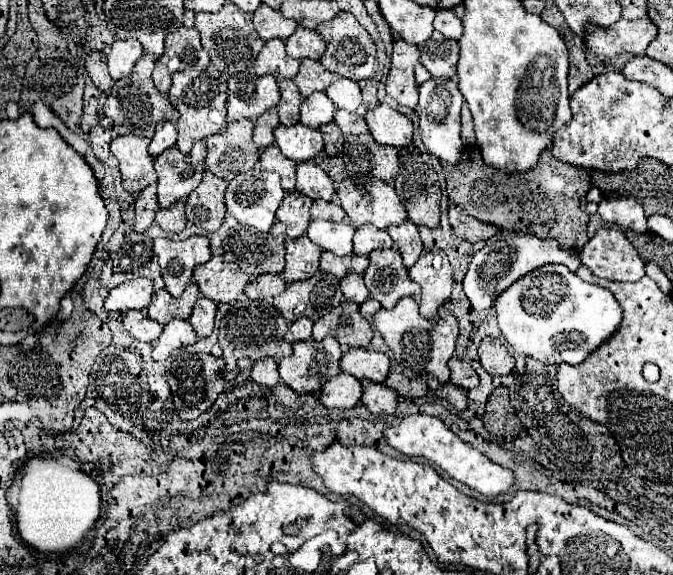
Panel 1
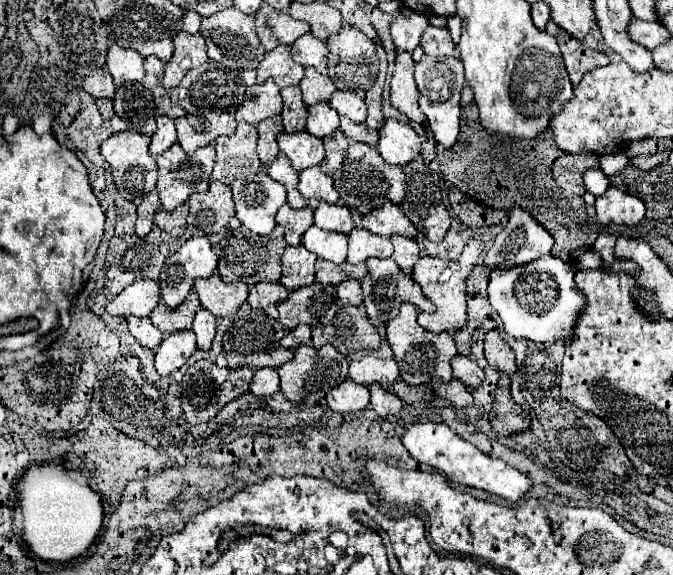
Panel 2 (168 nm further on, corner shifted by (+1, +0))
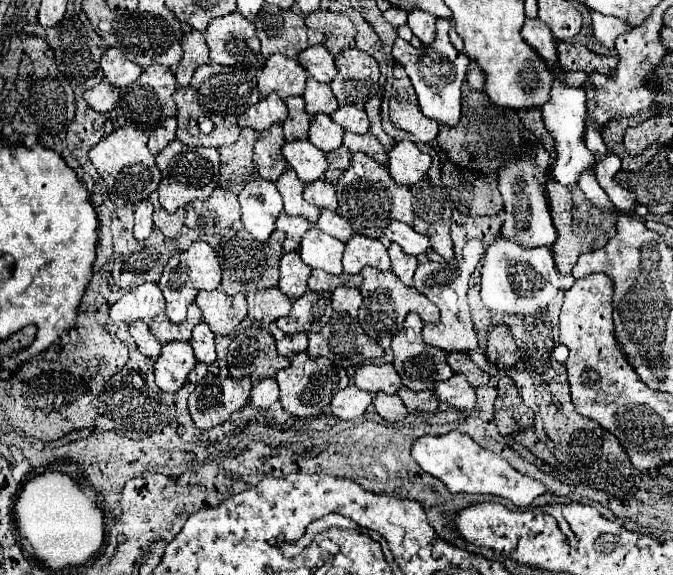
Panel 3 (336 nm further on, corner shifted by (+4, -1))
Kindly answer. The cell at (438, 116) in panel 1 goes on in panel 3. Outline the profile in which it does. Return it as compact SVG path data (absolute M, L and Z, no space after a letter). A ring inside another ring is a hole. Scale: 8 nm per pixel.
M437 19L437 39L429 47L415 49L405 39L397 39L393 45L393 57L401 63L413 83L413 89L419 99L419 107L425 117L435 119L439 125L455 127L461 119L461 85L469 67L469 57L455 51L449 43L449 19Z

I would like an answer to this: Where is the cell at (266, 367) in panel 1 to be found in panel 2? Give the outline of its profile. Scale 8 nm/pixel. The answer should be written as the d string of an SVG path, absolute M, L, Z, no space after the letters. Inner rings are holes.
M260 368L254 372L254 378L250 382L250 392L254 396L272 396L280 390L278 372L274 368Z

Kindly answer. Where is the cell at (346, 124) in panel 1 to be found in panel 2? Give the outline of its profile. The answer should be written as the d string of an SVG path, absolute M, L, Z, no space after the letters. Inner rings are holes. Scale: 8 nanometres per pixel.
M340 118L340 130L352 142L366 142L366 144L376 144L378 142L376 130L368 128L366 124L356 124L356 122L348 120L348 118Z

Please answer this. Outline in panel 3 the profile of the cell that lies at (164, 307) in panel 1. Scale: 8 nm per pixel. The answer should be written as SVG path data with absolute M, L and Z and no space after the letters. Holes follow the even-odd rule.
M191 303L189 309L187 309L187 319L183 323L173 323L167 319L167 315L157 315L149 327L153 331L153 335L163 341L163 343L169 343L169 341L189 341L191 339L191 331L193 327L201 321L201 311L197 307L197 303Z

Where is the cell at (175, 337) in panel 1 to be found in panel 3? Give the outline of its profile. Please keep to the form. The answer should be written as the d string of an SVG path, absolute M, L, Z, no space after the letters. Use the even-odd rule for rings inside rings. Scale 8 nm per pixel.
M169 341L163 345L163 351L155 361L157 385L167 393L179 391L195 363L197 359L193 355L193 347L187 341Z

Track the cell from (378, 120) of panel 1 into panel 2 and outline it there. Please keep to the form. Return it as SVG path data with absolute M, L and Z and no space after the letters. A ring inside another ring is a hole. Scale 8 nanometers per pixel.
M390 118L380 130L380 142L376 150L388 164L406 166L420 154L420 138L410 124Z

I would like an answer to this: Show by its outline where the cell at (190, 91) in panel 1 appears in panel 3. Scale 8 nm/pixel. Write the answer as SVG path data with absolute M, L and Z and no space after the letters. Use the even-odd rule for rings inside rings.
M217 63L199 65L187 87L177 89L173 99L177 103L177 139L189 147L223 147L237 141L239 113L261 99L257 89L257 73L253 69L217 67Z

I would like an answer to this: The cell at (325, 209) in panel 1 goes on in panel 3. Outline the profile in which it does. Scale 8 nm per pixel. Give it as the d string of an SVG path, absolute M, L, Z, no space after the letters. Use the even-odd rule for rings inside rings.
M321 209L321 215L317 219L317 227L323 233L327 233L327 235L339 239L339 241L349 241L351 235L353 235L351 223L345 217L341 217L339 213L329 211L329 209Z

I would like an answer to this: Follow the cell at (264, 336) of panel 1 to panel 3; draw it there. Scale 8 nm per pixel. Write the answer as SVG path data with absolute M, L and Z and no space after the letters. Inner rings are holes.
M257 325L241 327L235 333L227 353L227 367L235 379L245 375L251 379L273 377L279 369L289 367L289 363L289 357L281 357L277 353L271 333Z

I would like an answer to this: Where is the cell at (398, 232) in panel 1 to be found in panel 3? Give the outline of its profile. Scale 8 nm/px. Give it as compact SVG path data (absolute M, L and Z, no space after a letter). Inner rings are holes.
M389 243L389 255L391 255L391 271L405 283L405 285L413 285L413 273L419 265L417 257L407 255L397 243Z

